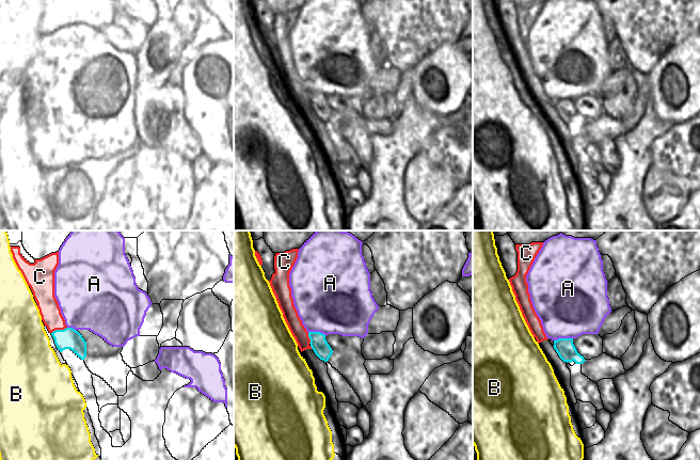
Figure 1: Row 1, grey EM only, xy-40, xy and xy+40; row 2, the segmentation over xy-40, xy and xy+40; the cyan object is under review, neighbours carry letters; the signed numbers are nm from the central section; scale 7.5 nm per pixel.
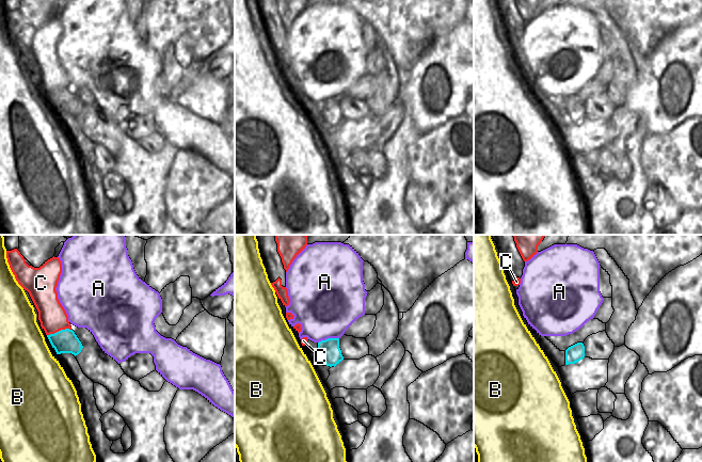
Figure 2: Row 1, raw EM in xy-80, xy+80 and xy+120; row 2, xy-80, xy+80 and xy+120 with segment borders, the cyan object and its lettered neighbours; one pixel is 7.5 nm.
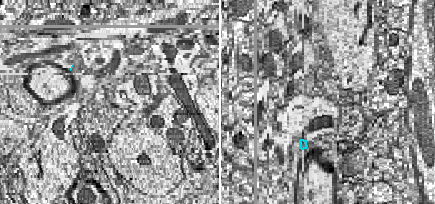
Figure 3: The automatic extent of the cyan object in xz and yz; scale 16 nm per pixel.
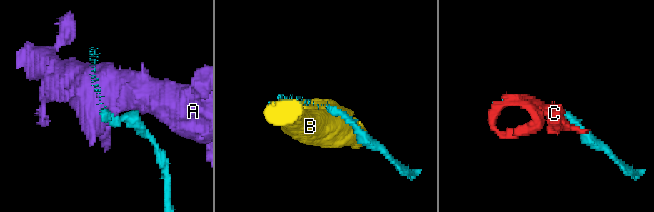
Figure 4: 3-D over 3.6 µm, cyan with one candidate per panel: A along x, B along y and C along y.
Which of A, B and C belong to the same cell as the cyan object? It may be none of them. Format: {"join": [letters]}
{"join": []}

